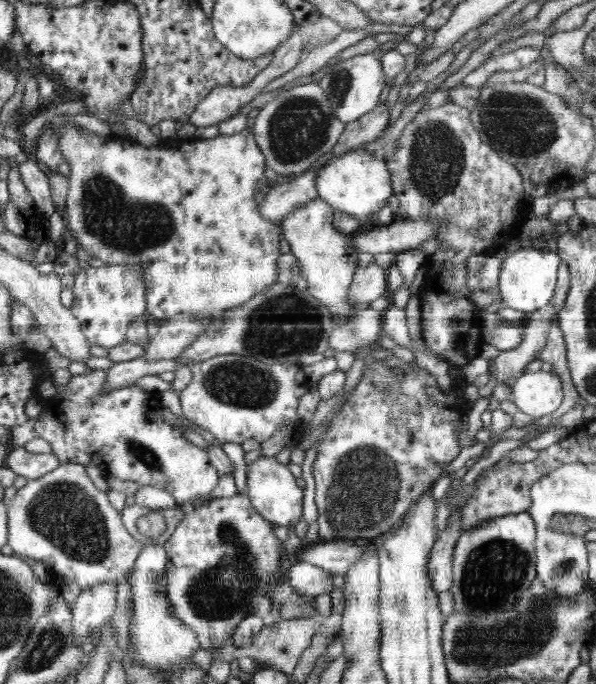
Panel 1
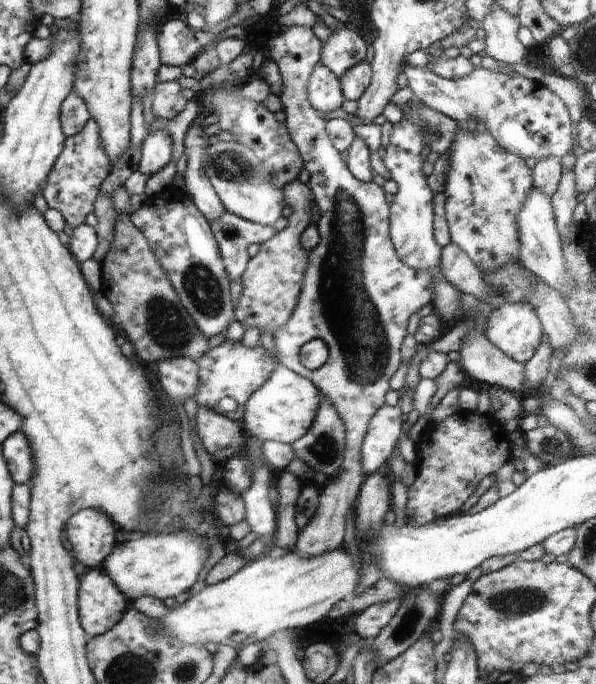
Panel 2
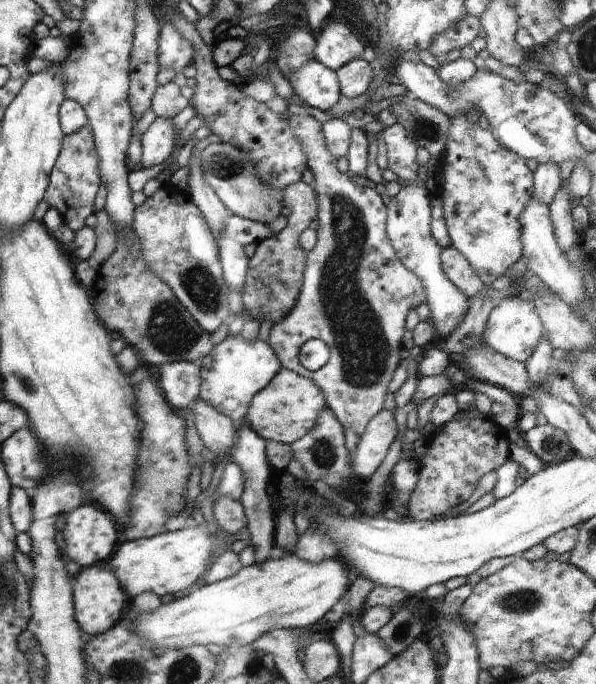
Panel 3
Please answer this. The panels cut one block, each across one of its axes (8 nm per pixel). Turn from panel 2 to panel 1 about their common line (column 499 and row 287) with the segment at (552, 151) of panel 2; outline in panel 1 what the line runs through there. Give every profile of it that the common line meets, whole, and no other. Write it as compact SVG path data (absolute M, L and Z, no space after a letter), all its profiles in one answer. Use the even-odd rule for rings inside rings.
M108 264L101 267L90 267L81 269L75 274L72 287L73 304L70 307L74 316L81 322L81 331L91 345L112 348L126 341L127 328L132 320L147 316L145 284L139 266L128 266L127 264Z

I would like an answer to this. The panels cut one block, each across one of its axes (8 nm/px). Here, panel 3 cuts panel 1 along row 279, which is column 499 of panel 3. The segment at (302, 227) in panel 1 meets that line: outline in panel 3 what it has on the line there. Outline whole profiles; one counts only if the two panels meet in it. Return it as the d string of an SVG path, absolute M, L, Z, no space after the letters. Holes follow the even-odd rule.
M525 294L509 296L499 306L491 310L490 316L485 323L482 339L490 348L500 354L524 363L532 356L534 348L543 339L544 328L542 321L534 306L533 298Z

